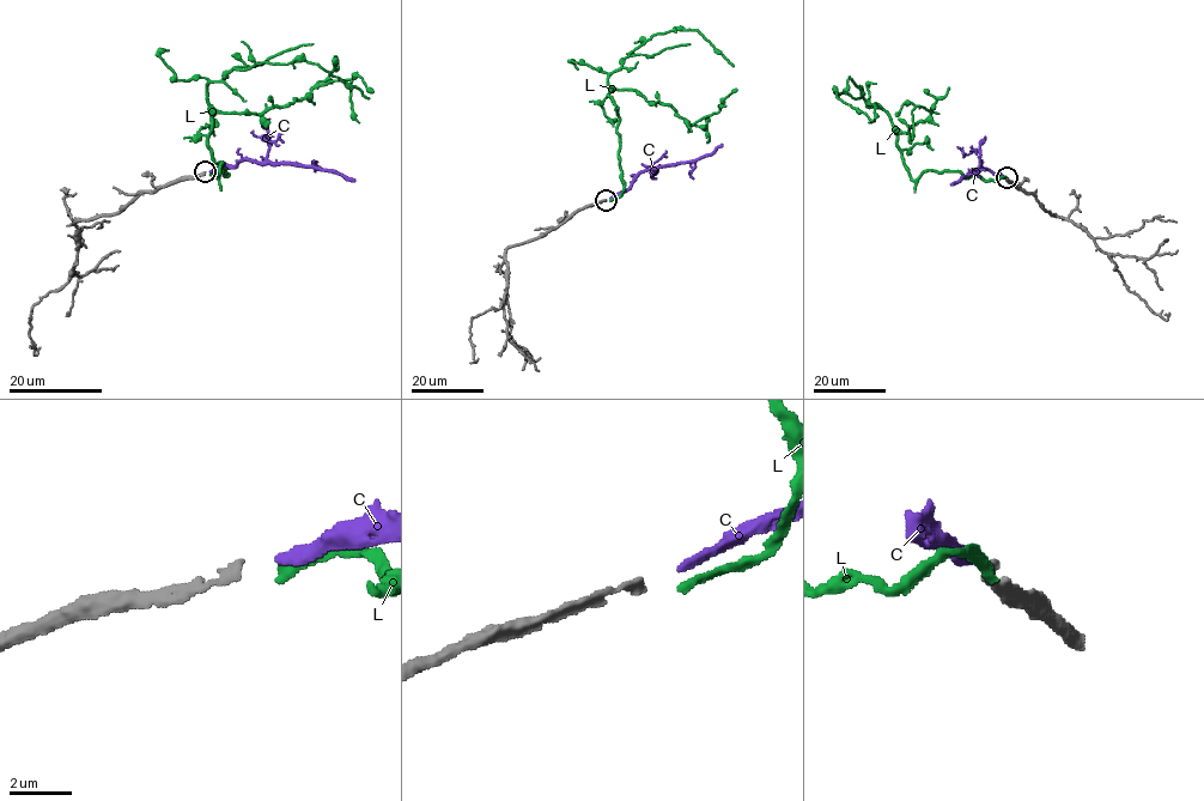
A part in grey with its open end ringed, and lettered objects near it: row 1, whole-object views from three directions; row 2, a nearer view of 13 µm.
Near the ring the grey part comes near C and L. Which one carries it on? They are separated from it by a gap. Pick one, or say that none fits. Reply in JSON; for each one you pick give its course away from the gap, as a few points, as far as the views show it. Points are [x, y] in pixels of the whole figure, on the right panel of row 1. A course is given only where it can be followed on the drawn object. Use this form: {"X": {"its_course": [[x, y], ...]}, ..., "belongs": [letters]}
{"C": {"its_course": [[1004, 177], [979, 168], [950, 184]]}, "belongs": ["C"]}

